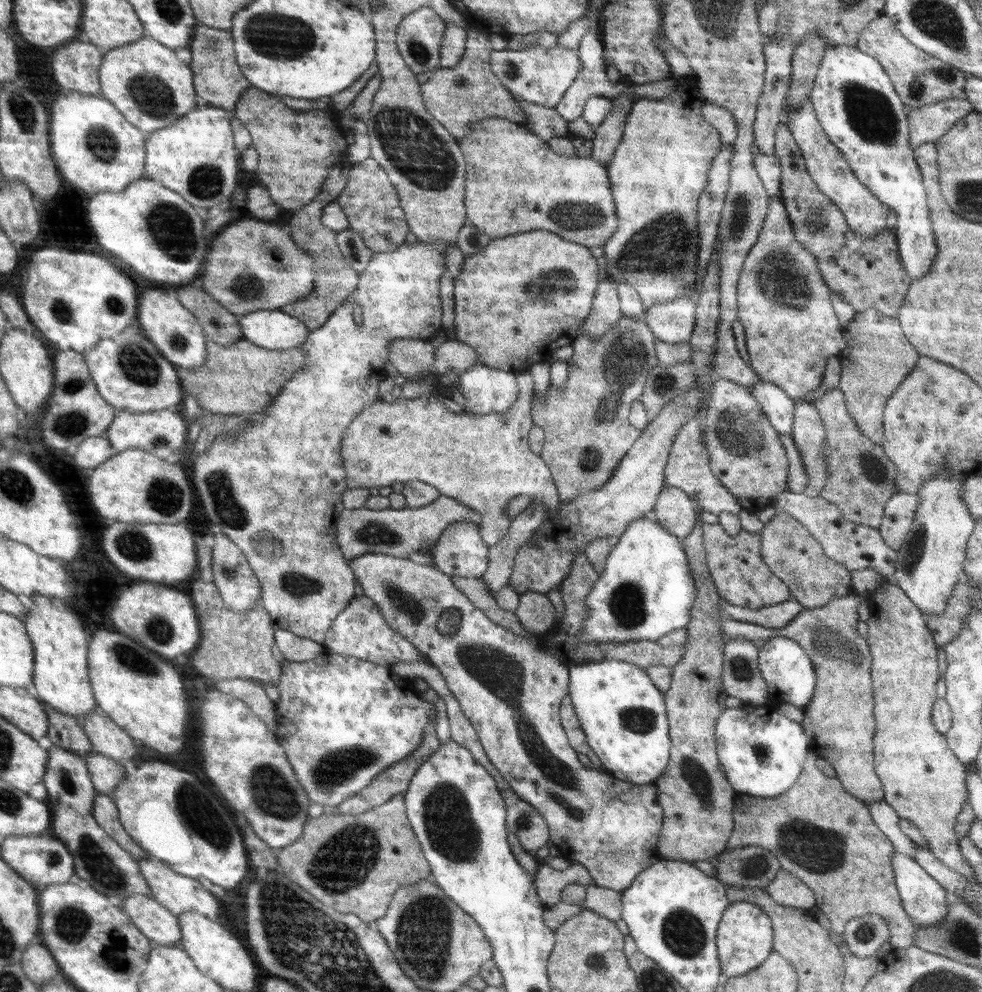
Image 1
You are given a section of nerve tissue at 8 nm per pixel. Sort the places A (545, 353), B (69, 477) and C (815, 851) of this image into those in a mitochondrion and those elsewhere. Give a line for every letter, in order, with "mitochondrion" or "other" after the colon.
A: other
B: other
C: mitochondrion

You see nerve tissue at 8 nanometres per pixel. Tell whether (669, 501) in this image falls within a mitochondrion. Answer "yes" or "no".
no

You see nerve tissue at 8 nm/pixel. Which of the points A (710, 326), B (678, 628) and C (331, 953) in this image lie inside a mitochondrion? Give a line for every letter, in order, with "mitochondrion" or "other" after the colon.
A: other
B: other
C: mitochondrion

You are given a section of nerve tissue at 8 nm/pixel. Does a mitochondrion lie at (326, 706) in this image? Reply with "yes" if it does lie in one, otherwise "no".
no

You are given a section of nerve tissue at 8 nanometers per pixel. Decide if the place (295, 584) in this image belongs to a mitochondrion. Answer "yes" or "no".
yes

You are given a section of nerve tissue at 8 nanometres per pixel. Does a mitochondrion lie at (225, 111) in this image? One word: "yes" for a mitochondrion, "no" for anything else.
no

